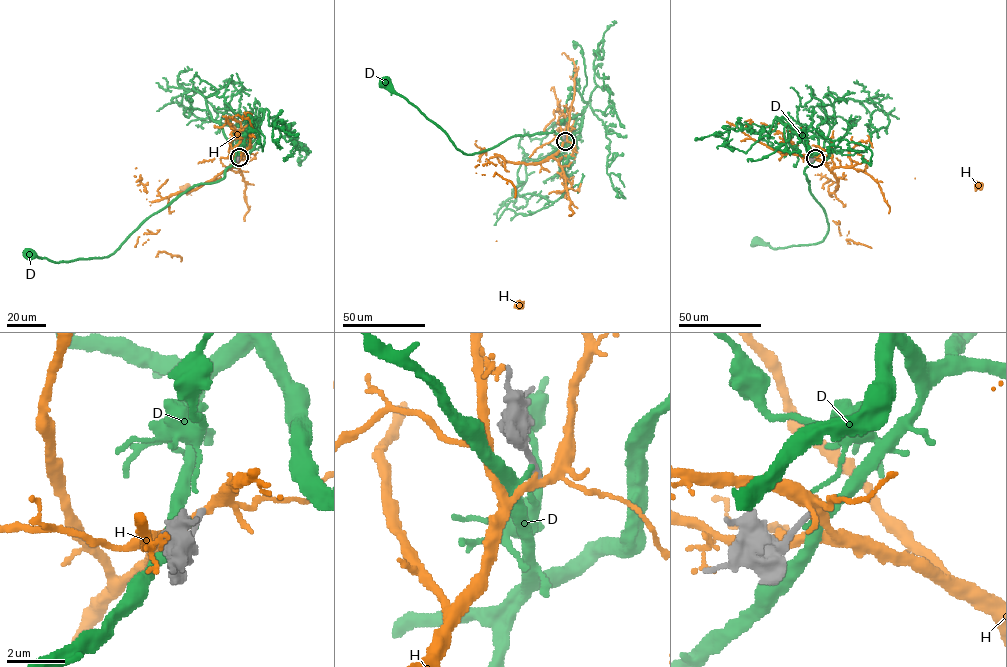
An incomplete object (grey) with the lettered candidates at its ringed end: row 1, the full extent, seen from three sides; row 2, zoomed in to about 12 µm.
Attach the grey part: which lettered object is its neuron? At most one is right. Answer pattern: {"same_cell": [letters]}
{"same_cell": []}

